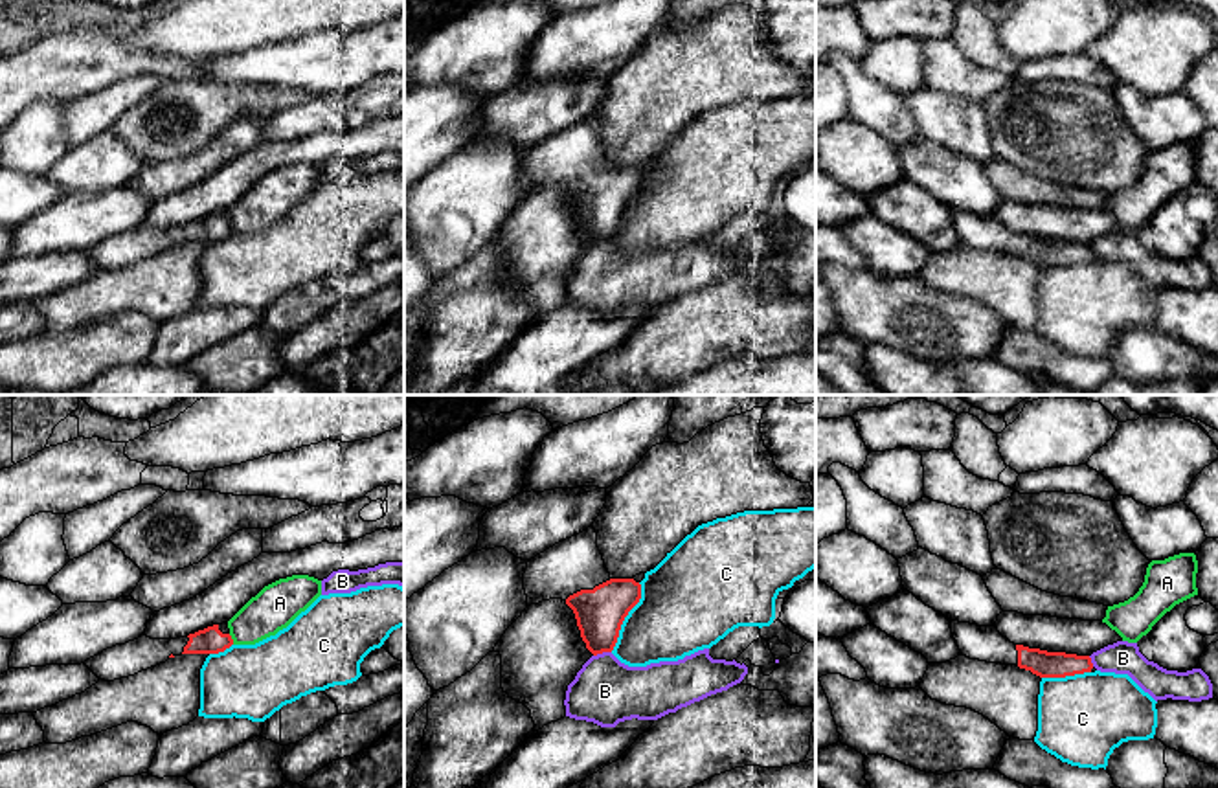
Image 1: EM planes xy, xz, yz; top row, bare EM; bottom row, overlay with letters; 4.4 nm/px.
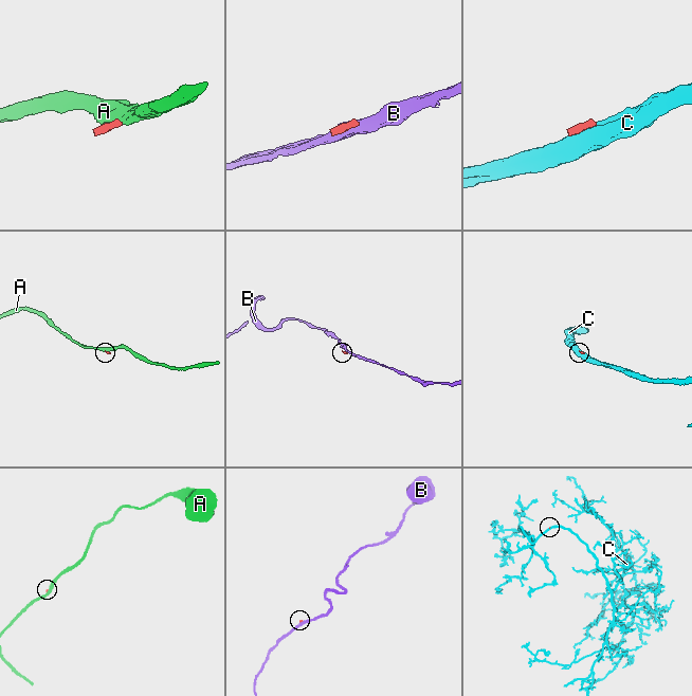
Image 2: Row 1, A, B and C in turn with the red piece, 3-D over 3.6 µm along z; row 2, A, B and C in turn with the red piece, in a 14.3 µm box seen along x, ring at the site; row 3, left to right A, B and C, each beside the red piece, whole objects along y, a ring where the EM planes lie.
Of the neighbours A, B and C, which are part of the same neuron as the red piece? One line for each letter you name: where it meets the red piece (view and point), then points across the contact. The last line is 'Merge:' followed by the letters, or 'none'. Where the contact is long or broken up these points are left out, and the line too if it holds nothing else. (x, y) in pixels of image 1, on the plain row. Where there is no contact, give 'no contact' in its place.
Merge: none

